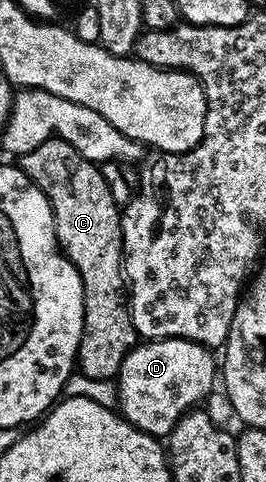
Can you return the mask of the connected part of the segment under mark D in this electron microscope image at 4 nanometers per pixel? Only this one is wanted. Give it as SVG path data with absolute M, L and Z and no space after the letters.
M158 338L141 341L122 360L122 368L115 379L118 395L119 413L133 426L142 432L160 440L178 424L178 420L189 410L199 407L200 402L212 390L212 385L218 382L218 362L212 359L213 351L206 346L200 346L185 338Z

